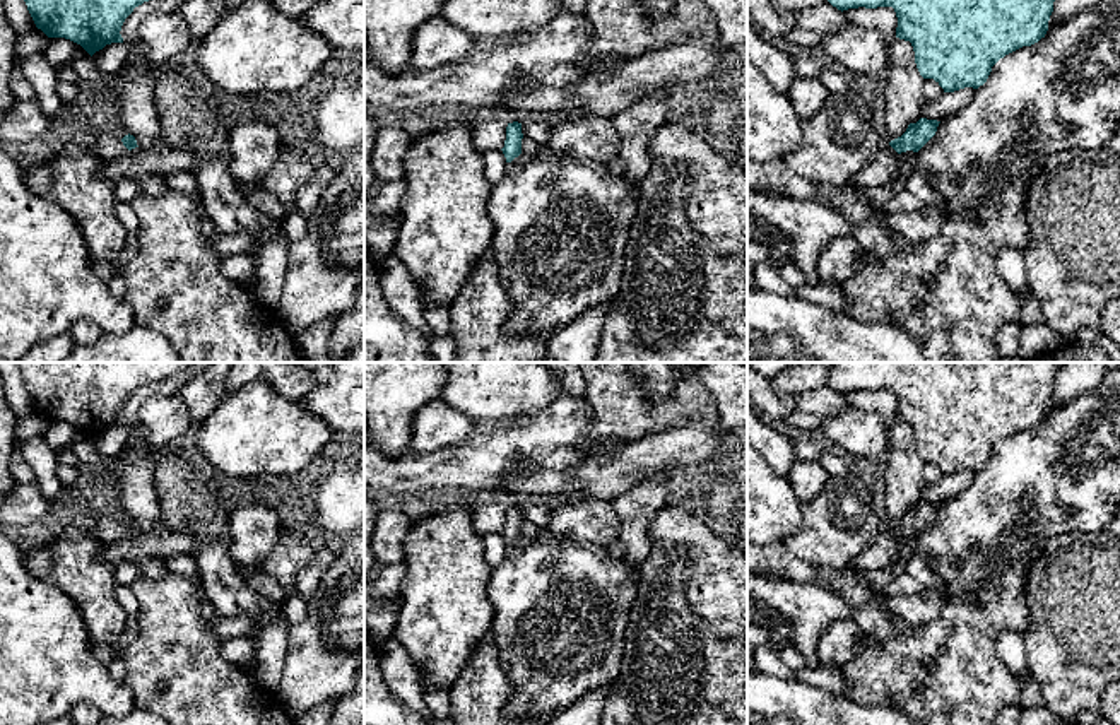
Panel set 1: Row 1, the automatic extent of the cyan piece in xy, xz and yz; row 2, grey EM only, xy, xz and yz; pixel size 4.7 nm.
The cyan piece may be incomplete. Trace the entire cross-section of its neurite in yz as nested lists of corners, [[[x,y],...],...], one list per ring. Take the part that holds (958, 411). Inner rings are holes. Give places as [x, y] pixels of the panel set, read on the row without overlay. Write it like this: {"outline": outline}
{"outline": [[[834,362],[828,385],[841,395],[893,390],[898,400],[896,421],[911,426],[920,458],[934,462],[944,475],[954,475],[978,472],[1000,441],[1045,421],[1060,366],[1062,362]]]}

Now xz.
{"outline": [[[508,506],[504,530],[501,532],[506,540],[506,545],[511,545],[515,540],[522,537],[522,522],[522,506]]]}

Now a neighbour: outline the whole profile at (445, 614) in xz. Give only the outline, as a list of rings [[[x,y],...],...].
[[[450,499],[443,511],[414,520],[404,540],[407,575],[398,593],[400,612],[393,638],[407,648],[433,687],[450,687],[491,633],[494,607],[486,588],[492,568],[472,527],[472,513]]]

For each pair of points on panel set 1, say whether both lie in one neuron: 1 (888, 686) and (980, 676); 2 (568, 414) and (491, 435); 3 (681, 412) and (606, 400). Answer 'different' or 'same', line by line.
1: same
2: same
3: same

